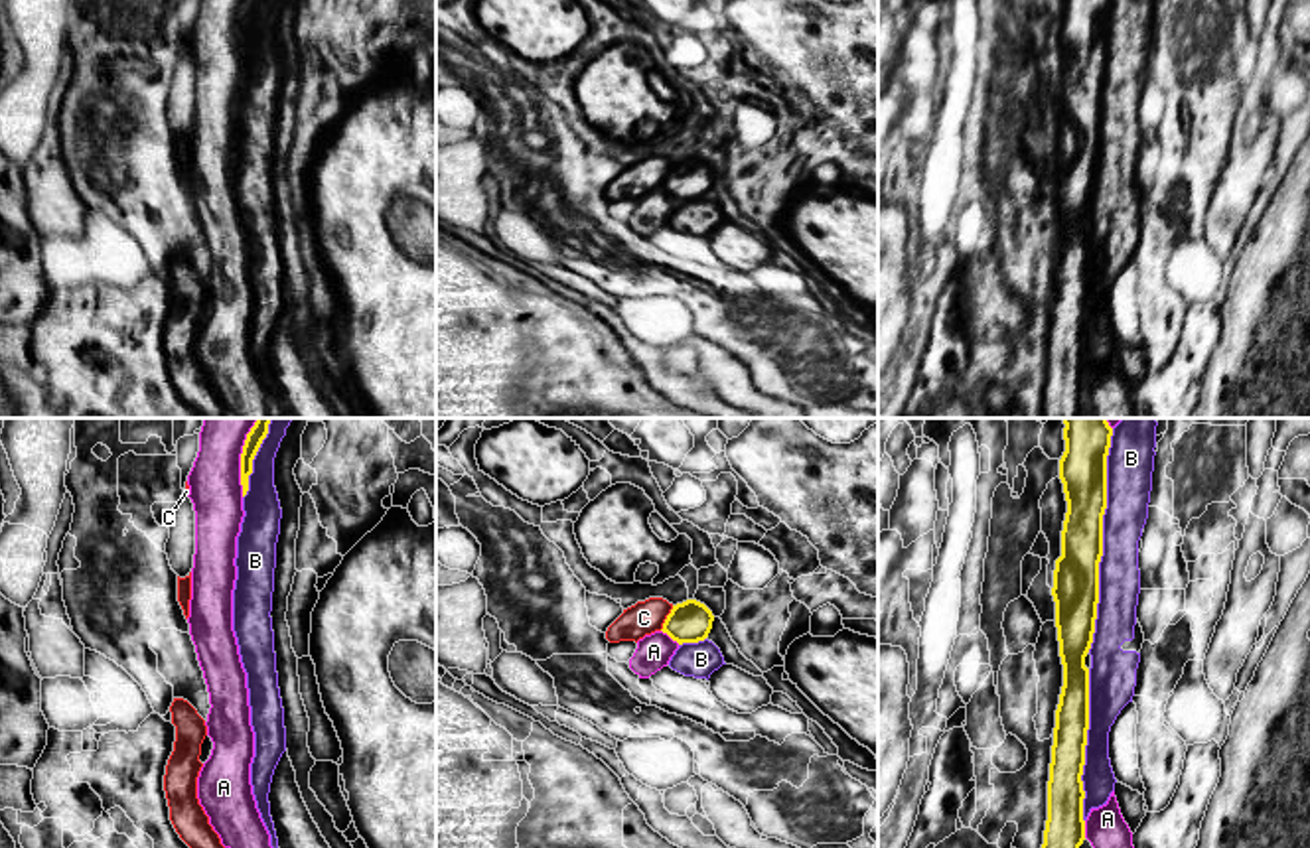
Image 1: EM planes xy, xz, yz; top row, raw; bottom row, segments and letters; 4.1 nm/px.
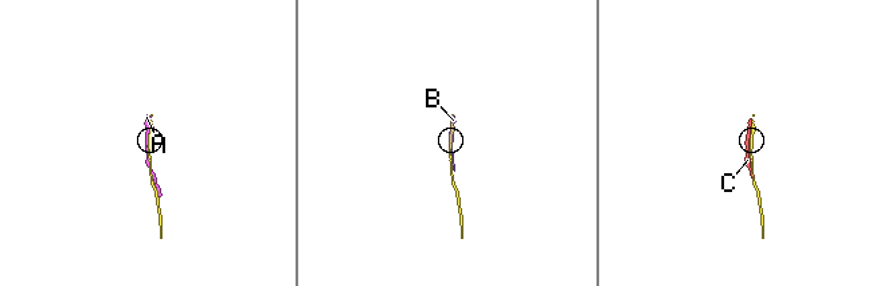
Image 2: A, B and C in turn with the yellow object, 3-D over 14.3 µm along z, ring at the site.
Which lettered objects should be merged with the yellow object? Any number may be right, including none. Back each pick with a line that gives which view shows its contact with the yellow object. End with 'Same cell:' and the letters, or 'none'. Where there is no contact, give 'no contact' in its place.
Same cell: none

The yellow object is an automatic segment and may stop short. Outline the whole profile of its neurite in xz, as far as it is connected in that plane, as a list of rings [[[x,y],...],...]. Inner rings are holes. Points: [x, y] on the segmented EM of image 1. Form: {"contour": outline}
{"contour": [[[687,600],[673,605],[671,613],[663,623],[663,633],[667,633],[679,645],[704,641],[712,629],[712,611],[696,601]]]}

